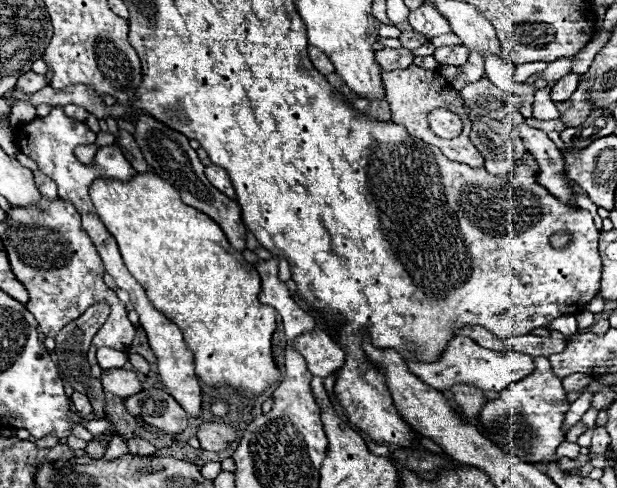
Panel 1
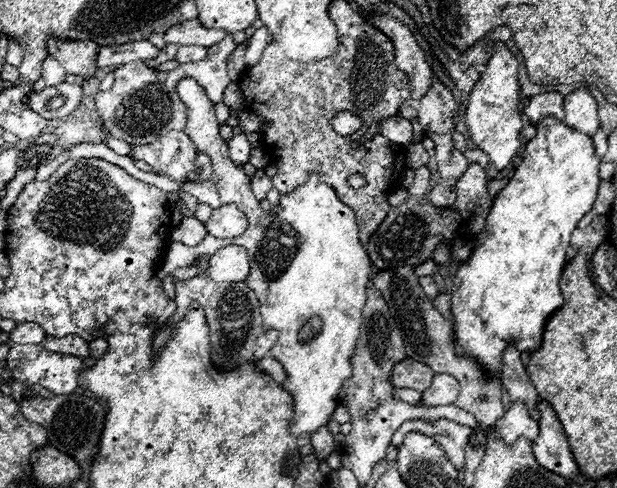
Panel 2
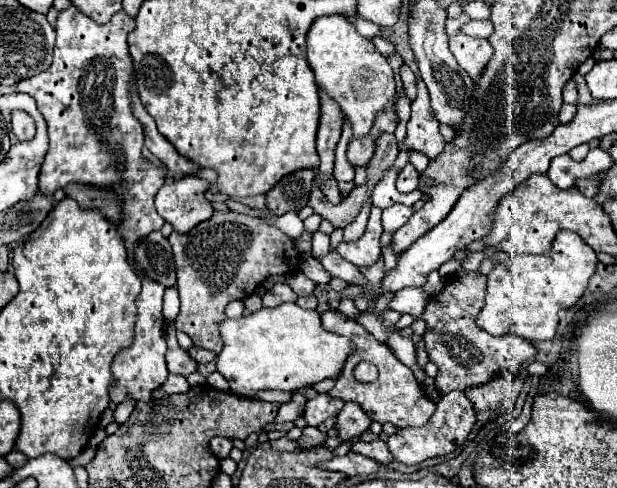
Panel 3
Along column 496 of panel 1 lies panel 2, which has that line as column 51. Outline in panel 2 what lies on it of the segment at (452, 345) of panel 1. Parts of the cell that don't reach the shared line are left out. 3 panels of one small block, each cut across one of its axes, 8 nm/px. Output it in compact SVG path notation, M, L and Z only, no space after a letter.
M12 346L6 364L14 380L28 386L40 384L54 394L74 392L82 368L80 358L50 354L44 346Z

